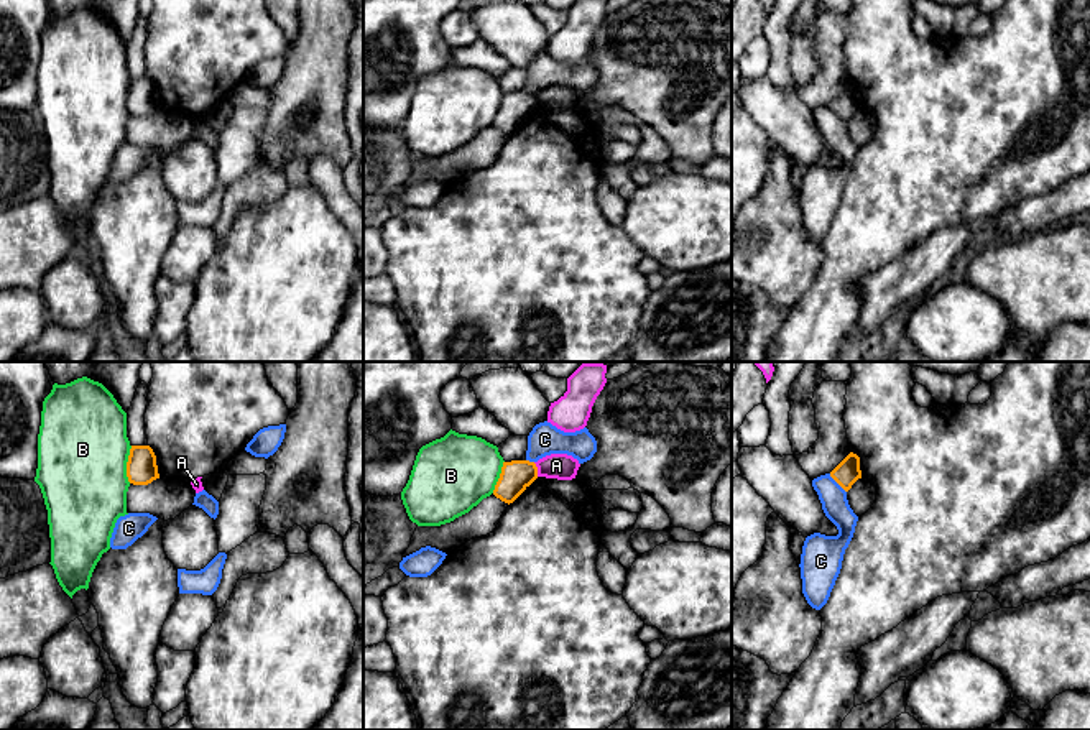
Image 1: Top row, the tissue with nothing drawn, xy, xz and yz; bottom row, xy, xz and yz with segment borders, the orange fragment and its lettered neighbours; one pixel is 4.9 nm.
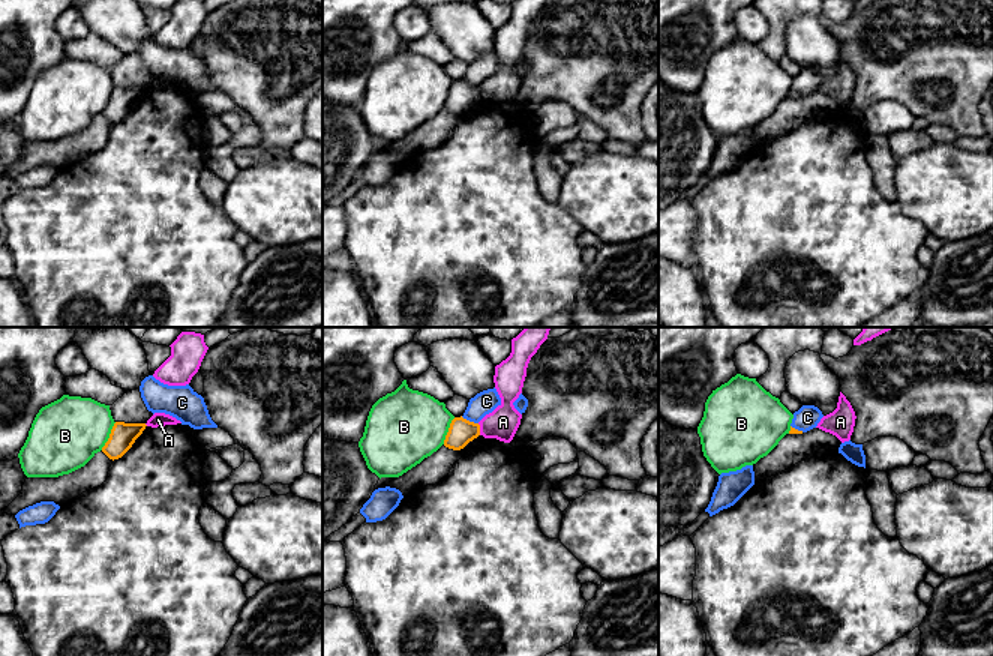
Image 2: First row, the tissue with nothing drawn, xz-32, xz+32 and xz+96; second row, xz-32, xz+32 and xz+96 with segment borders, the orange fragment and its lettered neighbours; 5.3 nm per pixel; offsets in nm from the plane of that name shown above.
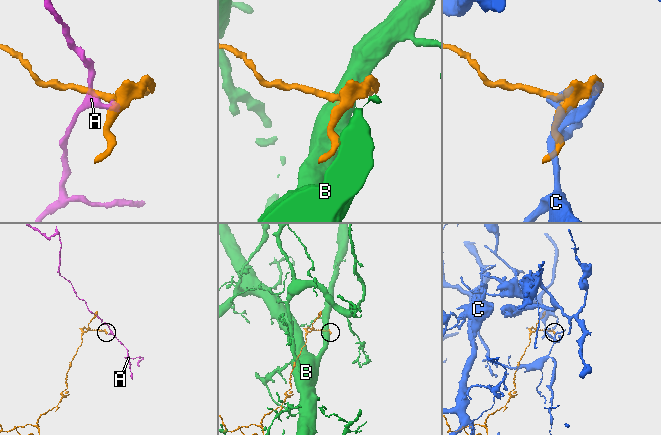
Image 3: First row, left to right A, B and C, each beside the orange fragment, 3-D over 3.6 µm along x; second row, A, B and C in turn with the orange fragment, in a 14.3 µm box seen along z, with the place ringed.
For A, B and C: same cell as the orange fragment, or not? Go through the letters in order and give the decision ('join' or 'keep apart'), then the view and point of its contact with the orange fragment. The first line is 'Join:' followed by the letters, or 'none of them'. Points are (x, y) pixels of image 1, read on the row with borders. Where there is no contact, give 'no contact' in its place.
Join: none of them
A: keep apart; contact xz (536, 469)
B: keep apart; contact xy (127, 464)
C: keep apart; contact yz (837, 482)

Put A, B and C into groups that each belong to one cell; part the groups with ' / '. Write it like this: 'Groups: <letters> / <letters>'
Groups: A / B / C

